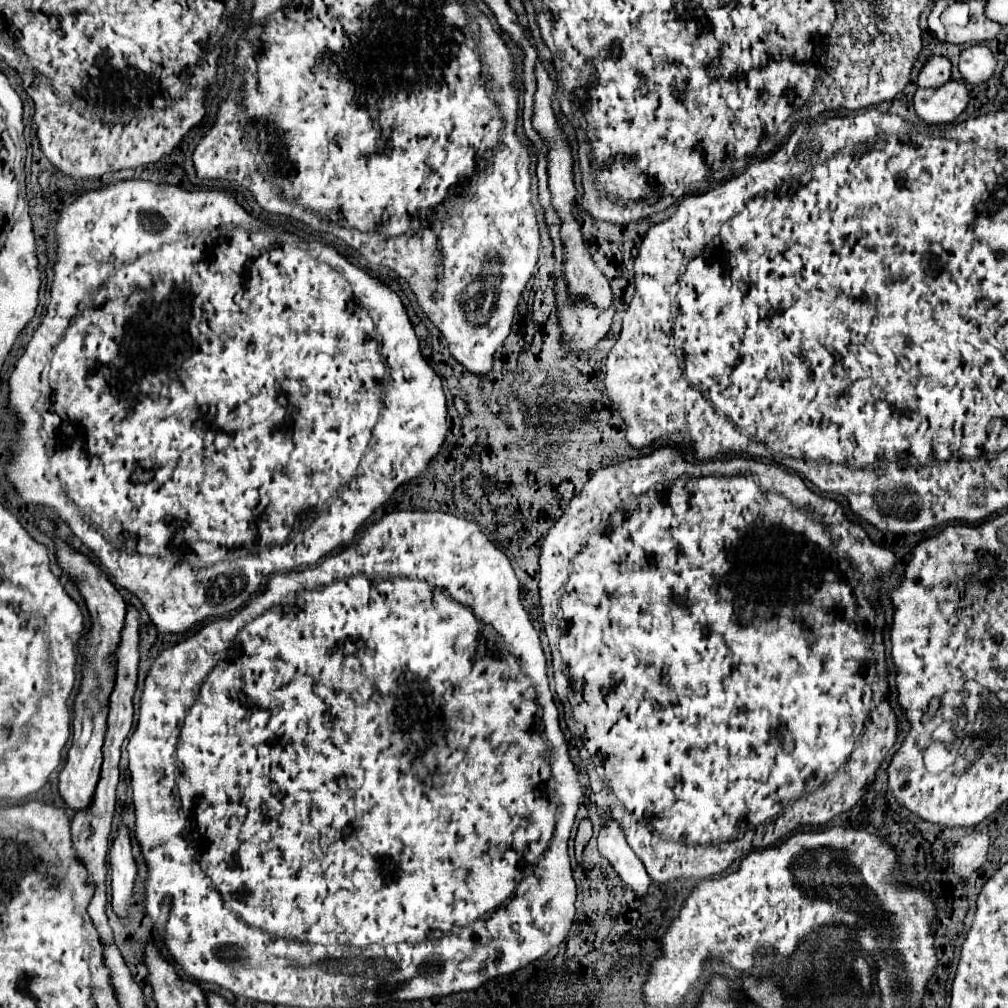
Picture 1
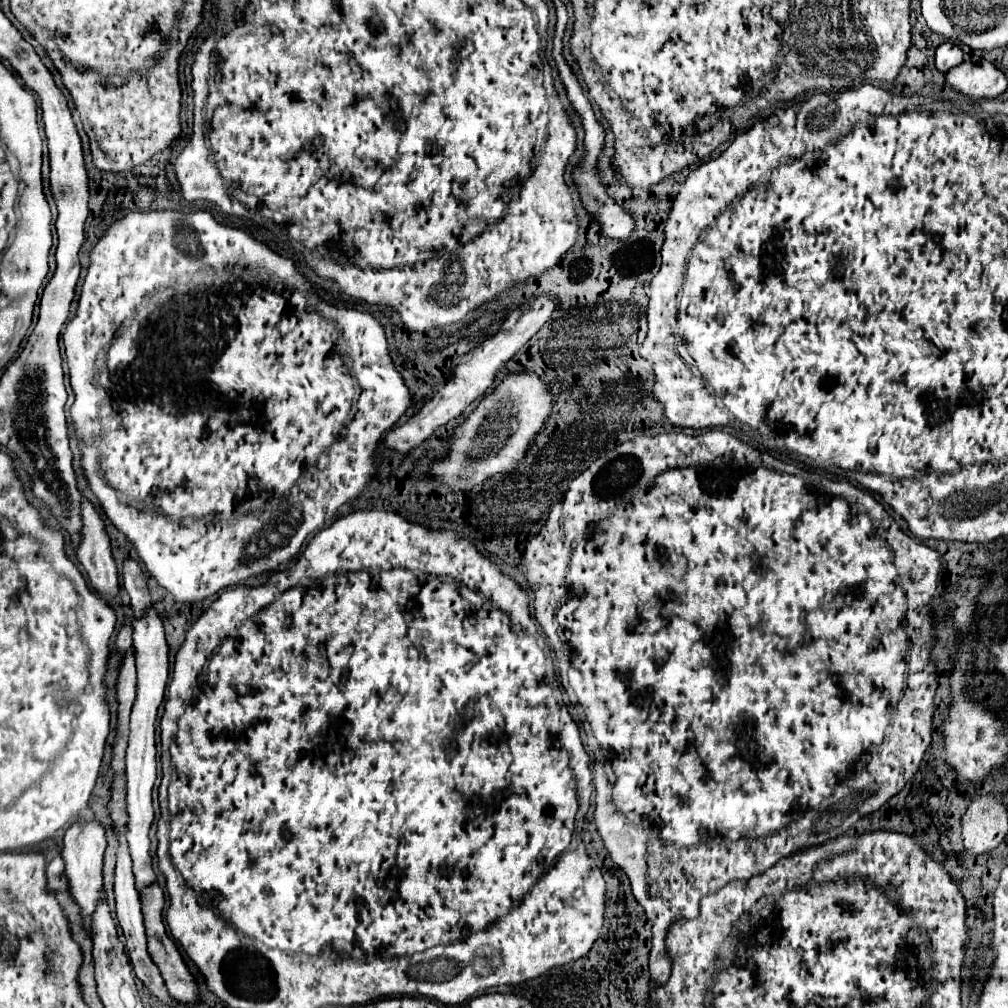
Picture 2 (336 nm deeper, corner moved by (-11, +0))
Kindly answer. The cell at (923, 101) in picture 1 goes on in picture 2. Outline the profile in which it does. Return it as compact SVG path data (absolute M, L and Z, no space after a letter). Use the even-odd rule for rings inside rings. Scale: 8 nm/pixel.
M963 62L945 74L947 84L969 98L997 98L1007 88L1005 74L991 62Z

